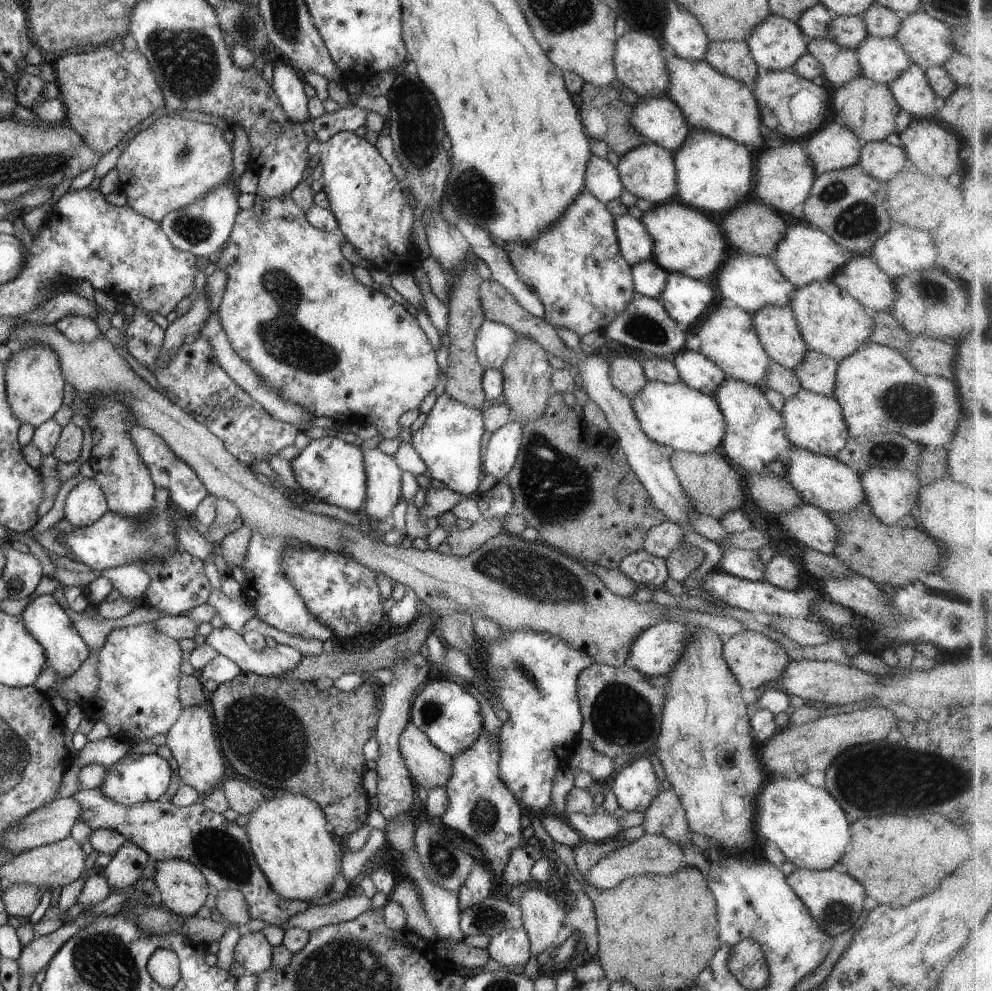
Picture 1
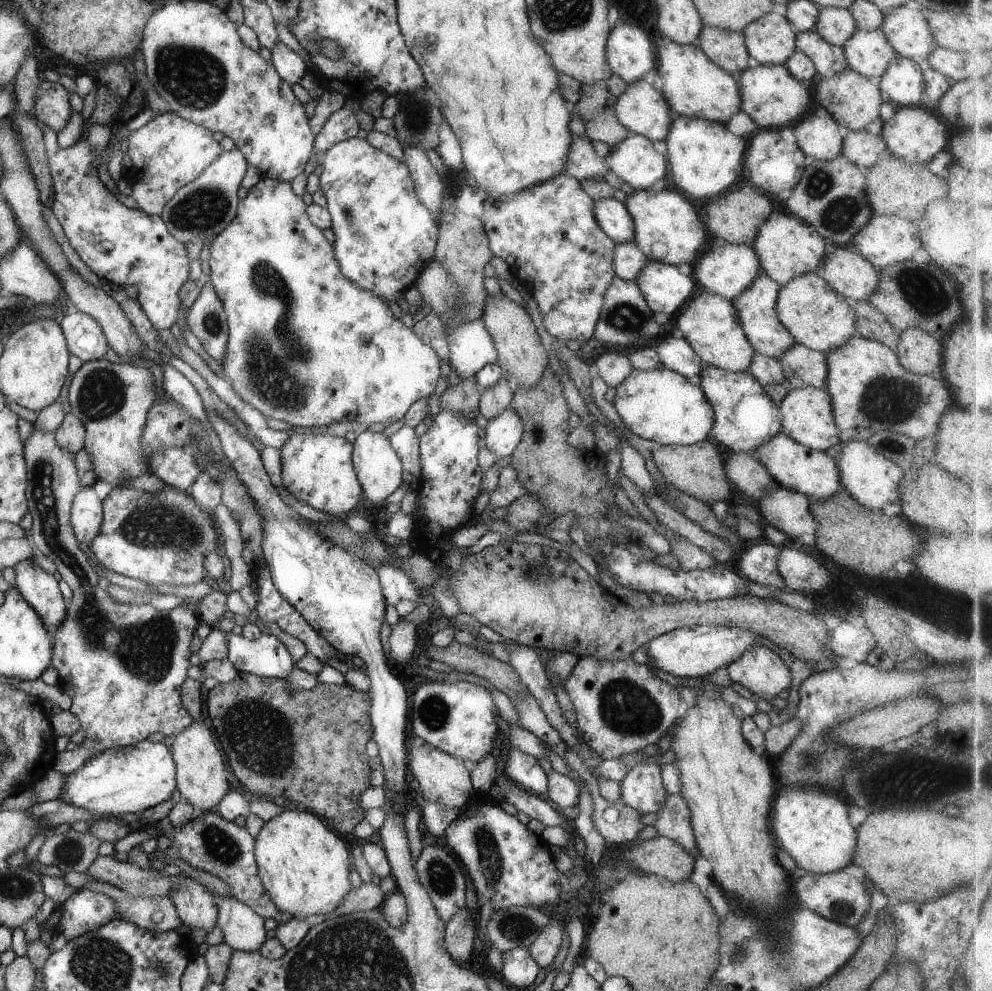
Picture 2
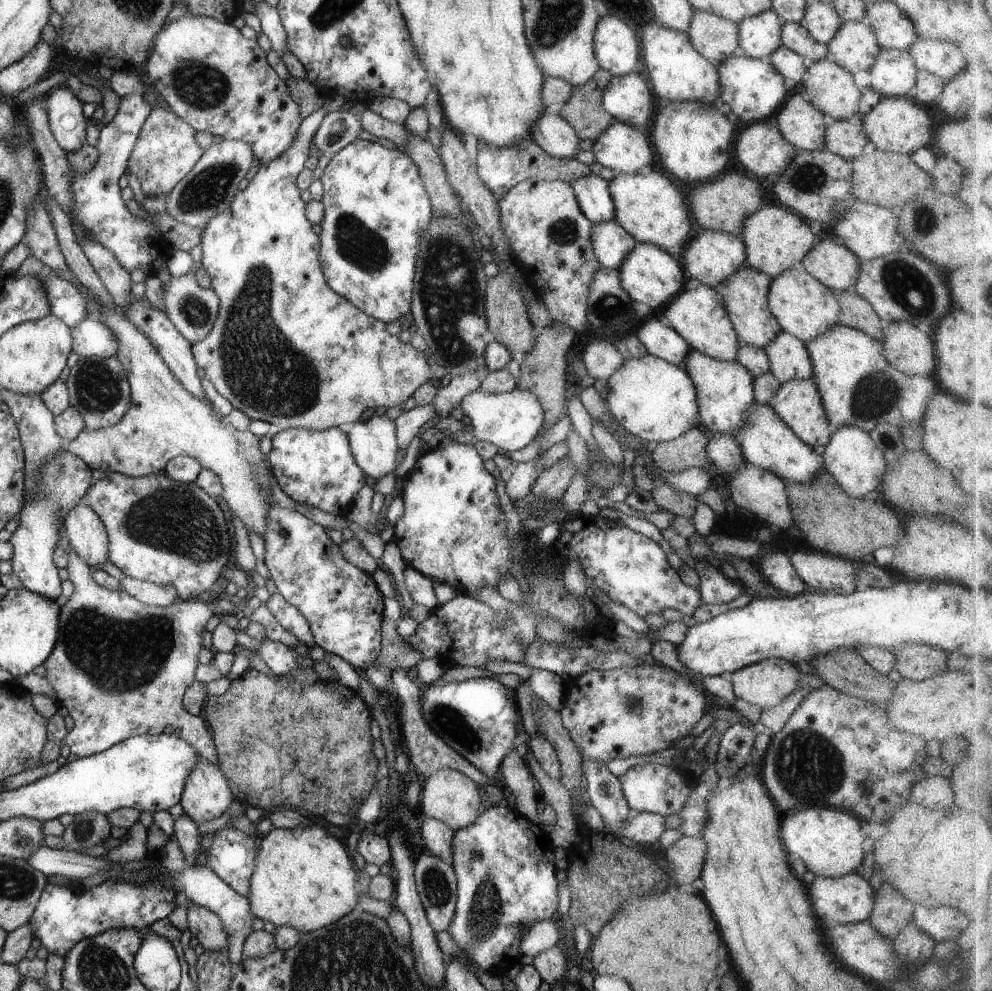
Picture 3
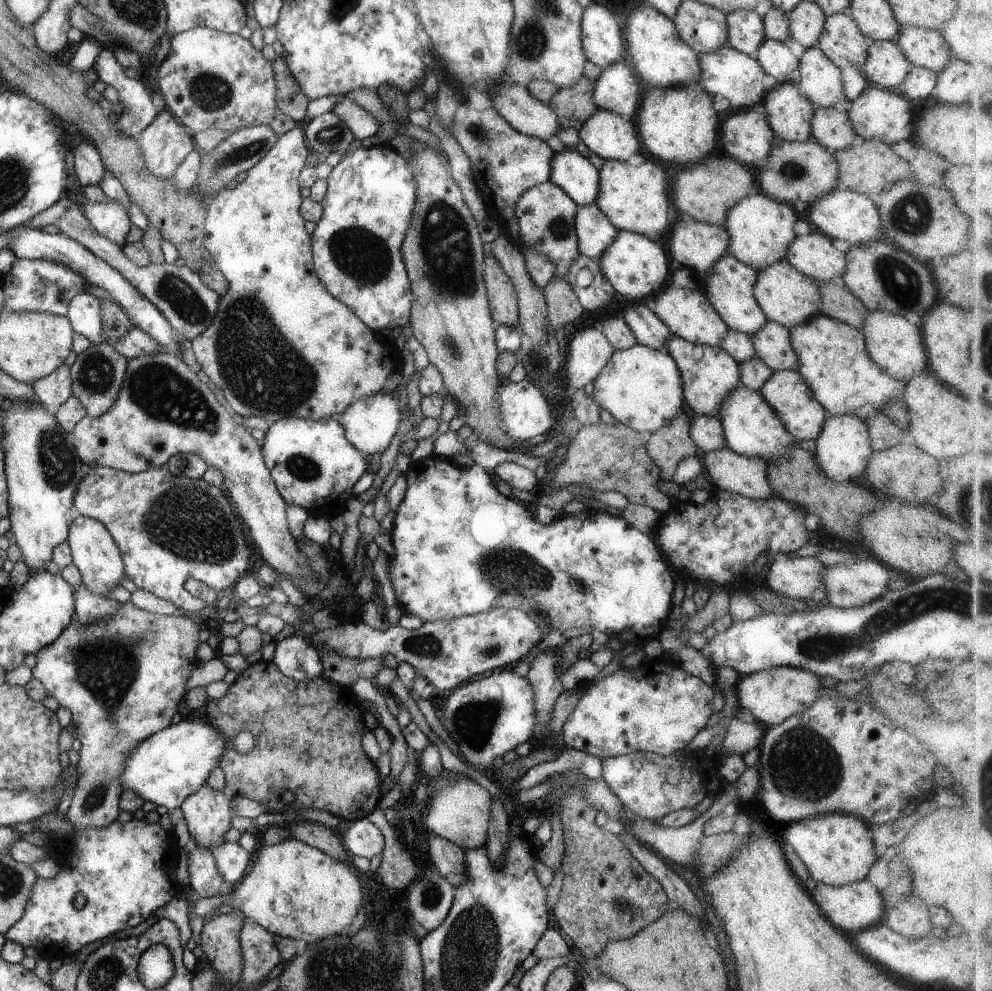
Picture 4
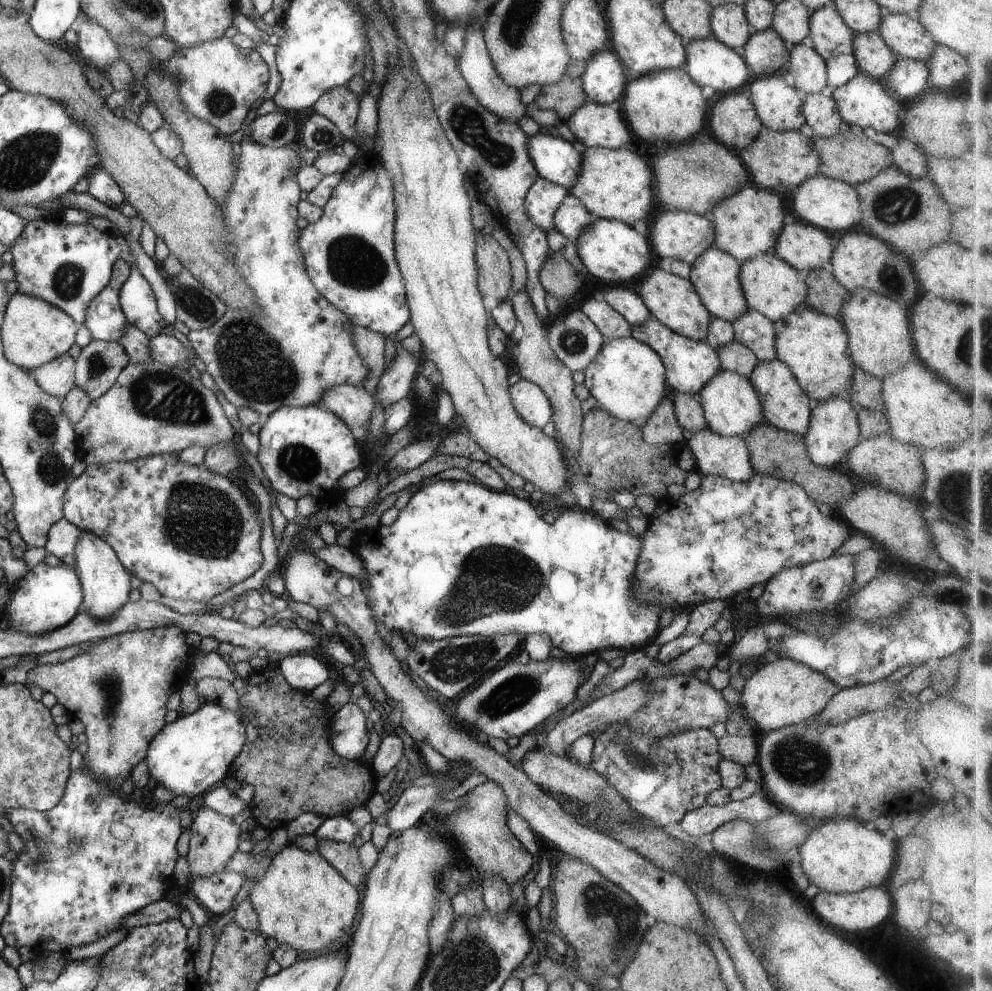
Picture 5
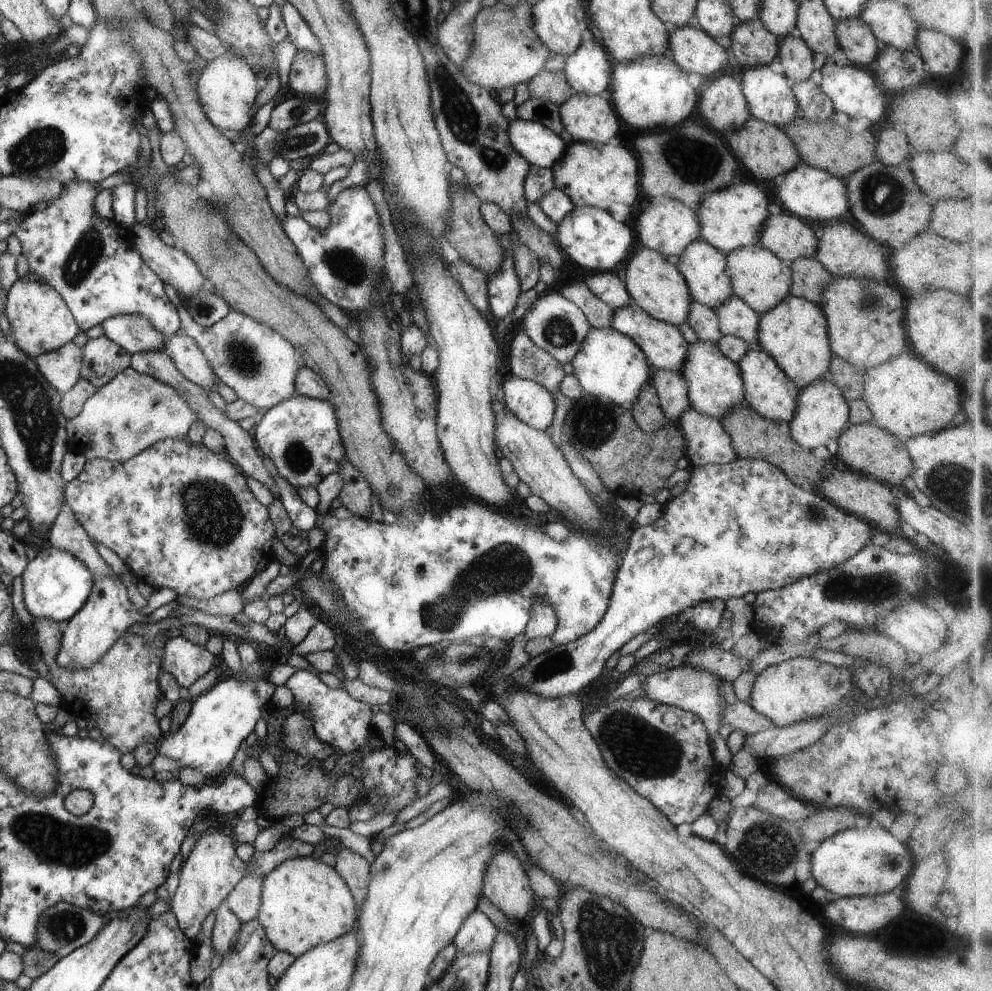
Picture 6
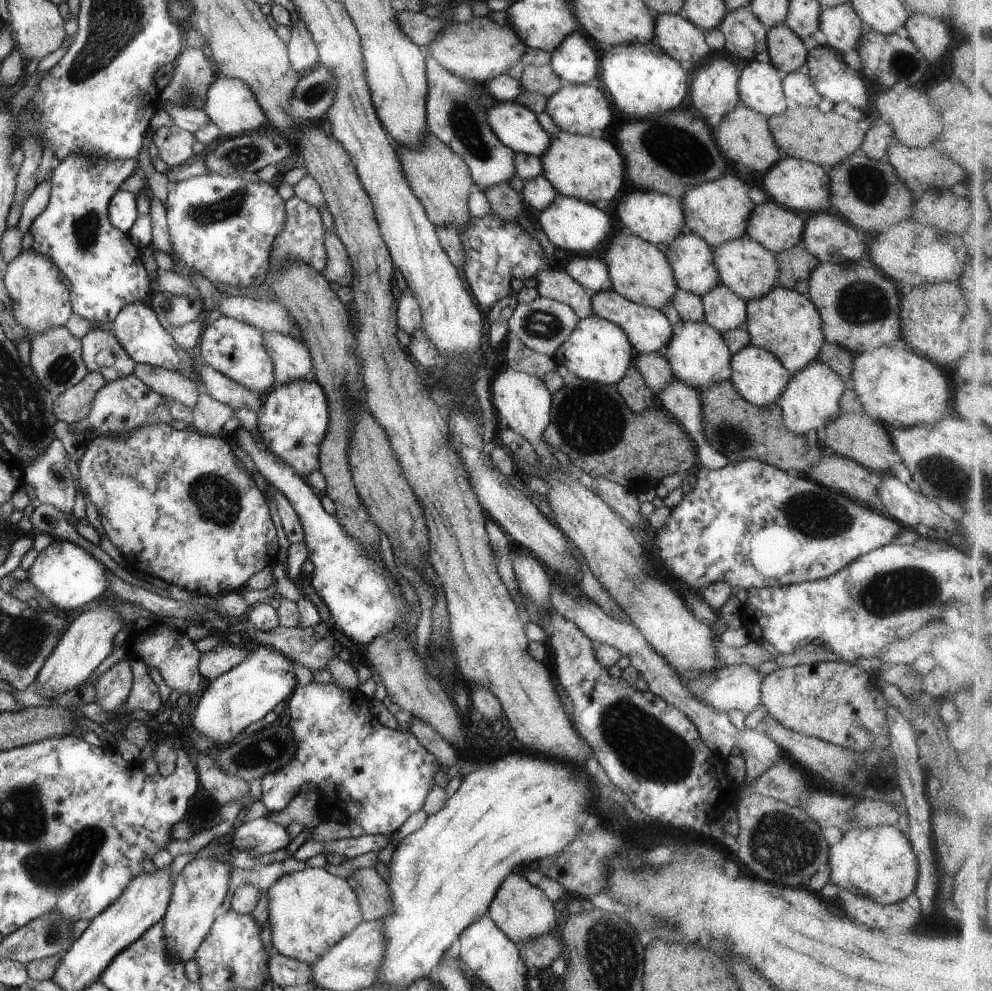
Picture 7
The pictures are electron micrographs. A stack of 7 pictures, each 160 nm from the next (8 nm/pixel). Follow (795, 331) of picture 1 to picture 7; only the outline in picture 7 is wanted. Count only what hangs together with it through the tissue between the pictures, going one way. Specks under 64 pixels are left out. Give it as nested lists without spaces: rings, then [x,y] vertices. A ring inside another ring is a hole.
[[[682,233],[670,242],[664,254],[678,288],[701,298],[721,283],[714,266],[712,247],[697,234]]]

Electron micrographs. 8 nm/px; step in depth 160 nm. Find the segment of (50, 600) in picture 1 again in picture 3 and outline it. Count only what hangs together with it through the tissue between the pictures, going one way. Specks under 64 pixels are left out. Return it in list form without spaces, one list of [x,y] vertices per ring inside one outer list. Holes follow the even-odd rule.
[[[67,447],[58,453],[47,465],[43,466],[40,475],[41,483],[37,486],[37,496],[26,494],[26,501],[16,518],[18,526],[12,533],[10,542],[13,544],[13,573],[22,581],[23,588],[32,592],[42,593],[45,597],[57,600],[62,596],[62,582],[58,575],[58,567],[52,559],[52,553],[59,546],[61,531],[64,530],[64,519],[68,512],[75,508],[88,489],[93,485],[91,467],[78,458]]]

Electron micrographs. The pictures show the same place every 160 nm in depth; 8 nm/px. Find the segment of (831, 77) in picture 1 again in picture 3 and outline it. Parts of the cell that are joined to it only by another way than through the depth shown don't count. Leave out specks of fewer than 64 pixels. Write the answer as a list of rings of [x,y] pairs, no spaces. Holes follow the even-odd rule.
[[[784,22],[781,32],[781,44],[790,50],[796,51],[800,56],[810,62],[824,59],[827,46],[817,43],[807,33],[805,26],[795,22]]]

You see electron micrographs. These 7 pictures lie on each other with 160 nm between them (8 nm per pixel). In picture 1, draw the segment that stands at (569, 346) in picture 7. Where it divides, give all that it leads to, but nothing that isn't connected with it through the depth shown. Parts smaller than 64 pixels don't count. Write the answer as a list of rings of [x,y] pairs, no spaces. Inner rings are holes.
[[[651,382],[631,398],[631,408],[646,437],[674,451],[705,454],[719,450],[724,439],[724,416],[712,395],[679,382]]]

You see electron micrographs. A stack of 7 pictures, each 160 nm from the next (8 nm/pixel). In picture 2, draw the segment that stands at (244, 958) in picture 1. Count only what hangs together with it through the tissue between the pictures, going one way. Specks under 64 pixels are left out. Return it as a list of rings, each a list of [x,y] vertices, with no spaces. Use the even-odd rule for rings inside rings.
[[[233,896],[215,898],[218,906],[217,926],[222,930],[224,943],[233,951],[260,952],[266,942],[264,918]]]

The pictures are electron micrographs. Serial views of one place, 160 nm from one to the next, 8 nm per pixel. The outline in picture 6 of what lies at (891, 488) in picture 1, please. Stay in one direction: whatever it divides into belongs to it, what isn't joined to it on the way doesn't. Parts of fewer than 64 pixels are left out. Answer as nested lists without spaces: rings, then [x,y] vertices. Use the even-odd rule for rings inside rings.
[[[818,379],[799,390],[796,410],[789,422],[789,434],[800,446],[808,450],[826,446],[829,440],[837,440],[848,426],[850,426],[848,401],[831,380]]]

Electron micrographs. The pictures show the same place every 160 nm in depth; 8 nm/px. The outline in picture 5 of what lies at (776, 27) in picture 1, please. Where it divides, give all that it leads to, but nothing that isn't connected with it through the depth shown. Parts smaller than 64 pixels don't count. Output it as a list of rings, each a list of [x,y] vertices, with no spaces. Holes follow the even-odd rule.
[[[736,3],[713,7],[711,29],[711,36],[738,52],[741,52],[750,35],[756,31],[750,26],[744,7]]]

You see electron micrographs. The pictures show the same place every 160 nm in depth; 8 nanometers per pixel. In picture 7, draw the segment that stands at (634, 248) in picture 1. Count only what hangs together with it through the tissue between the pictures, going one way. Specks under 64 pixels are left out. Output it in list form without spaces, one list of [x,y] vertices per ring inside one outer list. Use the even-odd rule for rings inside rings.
[[[496,101],[487,112],[487,123],[500,142],[515,153],[543,155],[549,147],[551,136],[540,126],[537,115],[518,101]]]

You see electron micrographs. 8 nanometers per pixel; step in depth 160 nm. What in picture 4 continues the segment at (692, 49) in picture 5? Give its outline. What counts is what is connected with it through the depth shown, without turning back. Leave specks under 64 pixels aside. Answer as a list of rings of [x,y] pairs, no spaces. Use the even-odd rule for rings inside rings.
[[[726,45],[716,52],[704,53],[699,56],[702,80],[698,84],[711,96],[724,96],[731,108],[741,111],[750,107],[759,108],[765,94],[764,69],[751,56]]]

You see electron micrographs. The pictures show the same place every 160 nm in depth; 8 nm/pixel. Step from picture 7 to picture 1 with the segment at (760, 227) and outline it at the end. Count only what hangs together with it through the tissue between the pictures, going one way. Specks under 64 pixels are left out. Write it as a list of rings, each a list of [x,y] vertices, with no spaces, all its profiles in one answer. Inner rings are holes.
[[[854,256],[830,281],[862,306],[876,312],[890,312],[898,298],[895,280],[889,278],[870,257]]]

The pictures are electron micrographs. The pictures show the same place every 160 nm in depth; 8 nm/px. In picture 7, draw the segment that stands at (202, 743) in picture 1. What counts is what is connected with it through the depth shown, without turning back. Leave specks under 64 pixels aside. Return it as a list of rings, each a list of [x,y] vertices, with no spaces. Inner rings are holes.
[[[217,857],[196,858],[184,866],[175,878],[164,921],[165,945],[174,961],[186,964],[195,957],[196,949],[208,936],[215,918],[221,912],[224,899],[230,892],[232,865],[221,863]]]

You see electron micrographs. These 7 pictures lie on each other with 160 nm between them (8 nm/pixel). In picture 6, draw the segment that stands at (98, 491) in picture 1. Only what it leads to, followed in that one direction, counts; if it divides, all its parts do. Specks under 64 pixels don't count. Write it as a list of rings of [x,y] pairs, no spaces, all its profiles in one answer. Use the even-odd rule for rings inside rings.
[[[95,577],[94,592],[90,600],[68,621],[62,633],[60,641],[62,649],[55,656],[56,664],[71,671],[79,671],[95,665],[130,626],[142,622],[145,618],[136,605],[128,599],[128,592],[120,578]]]

